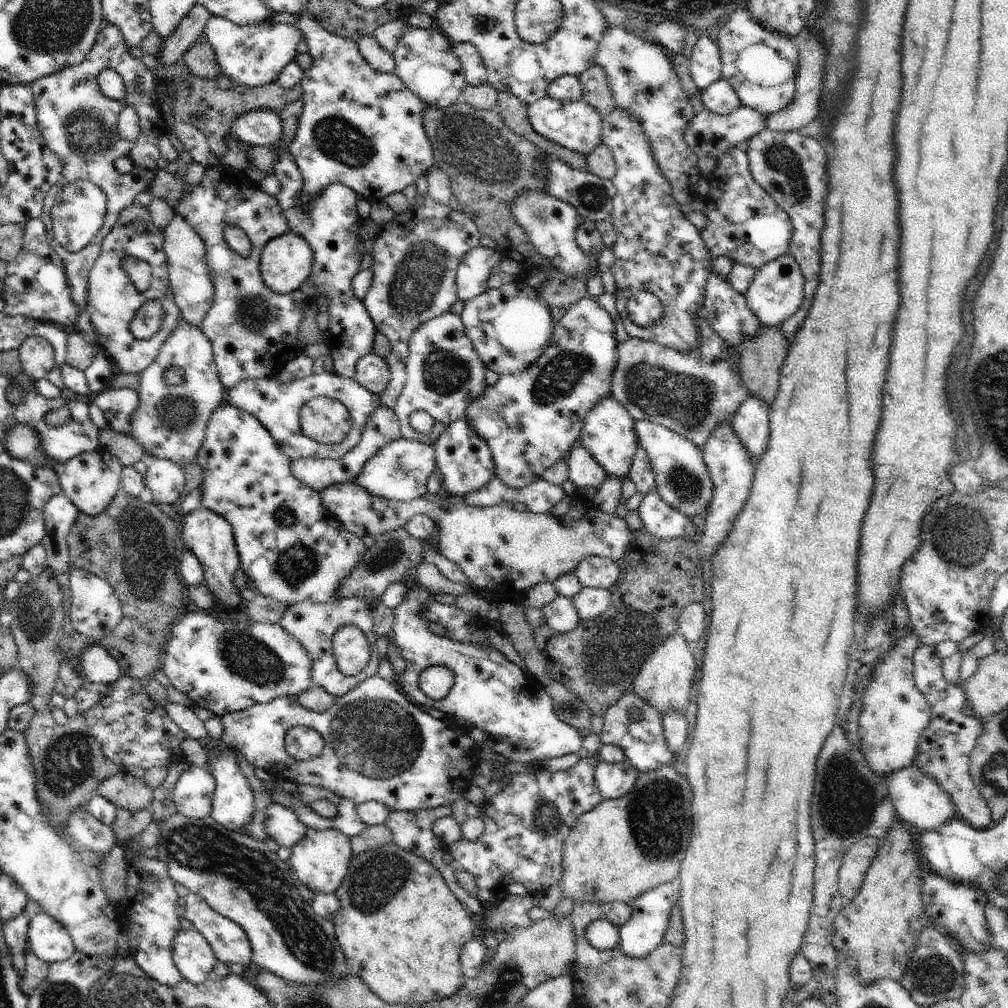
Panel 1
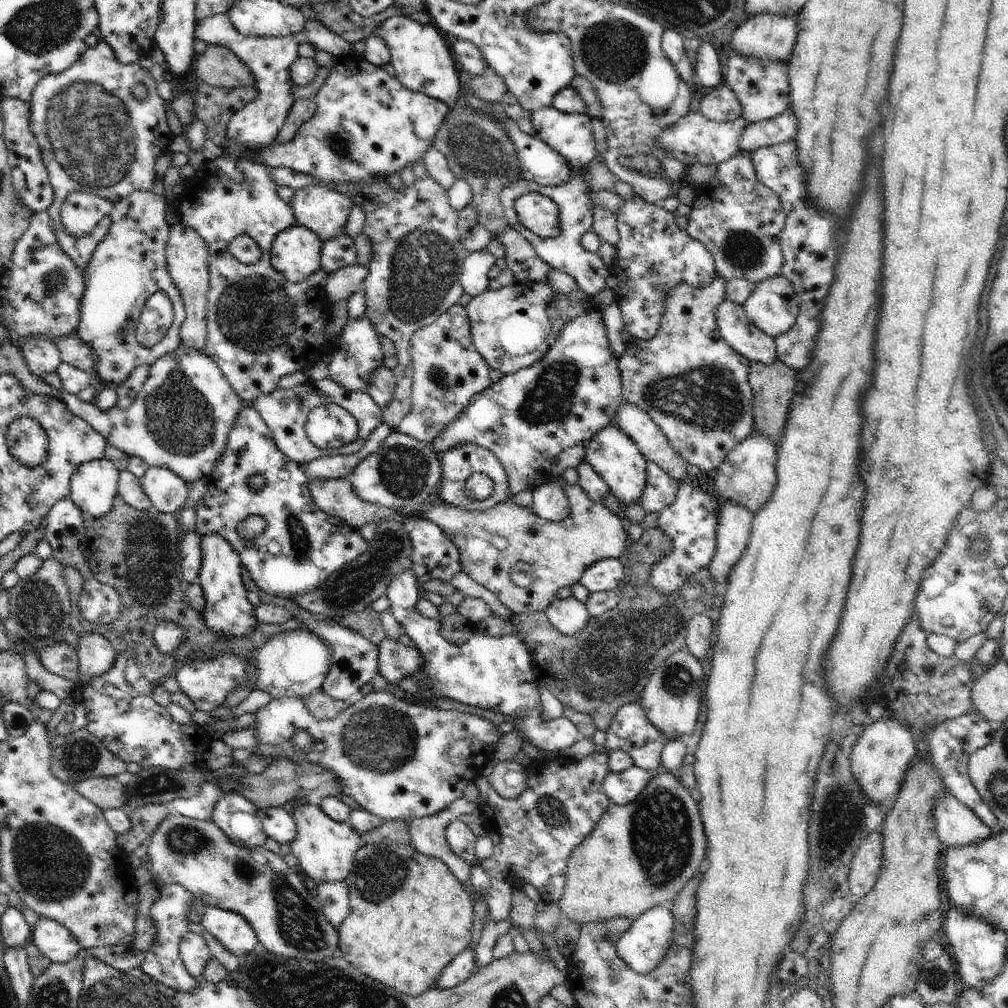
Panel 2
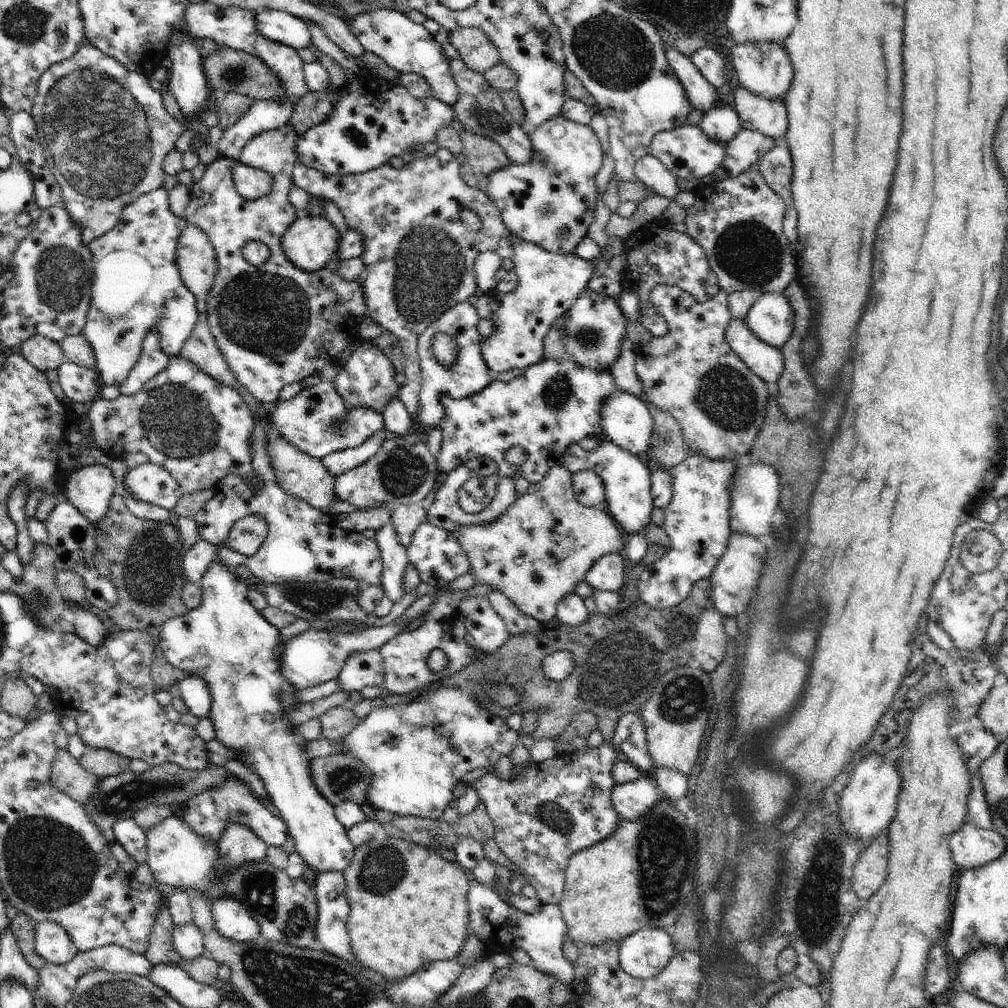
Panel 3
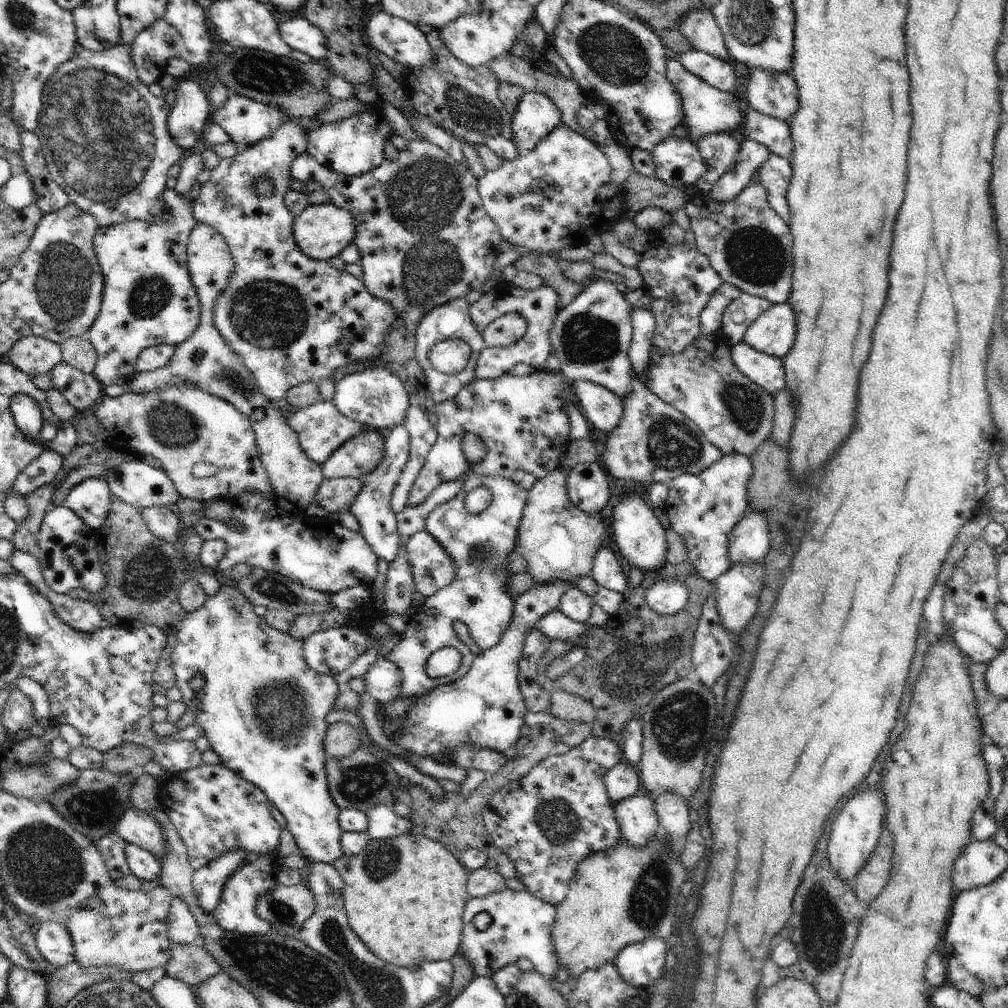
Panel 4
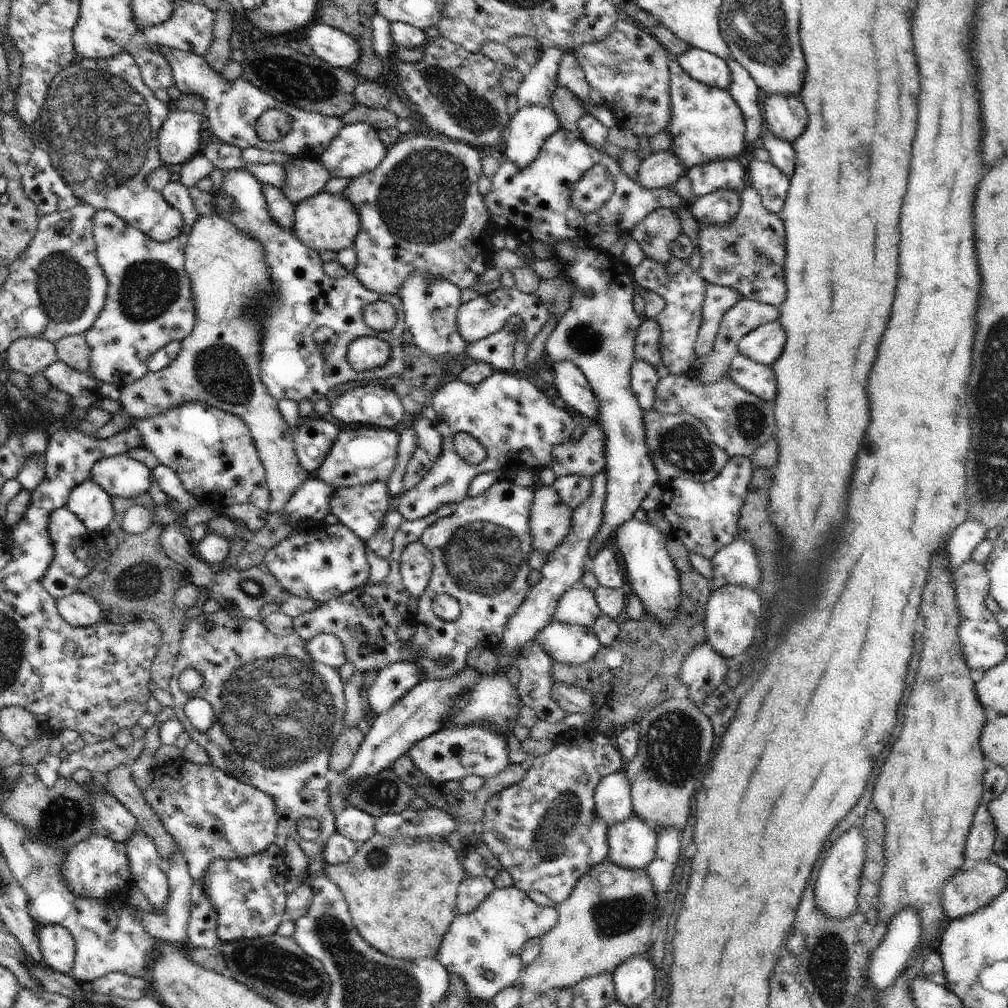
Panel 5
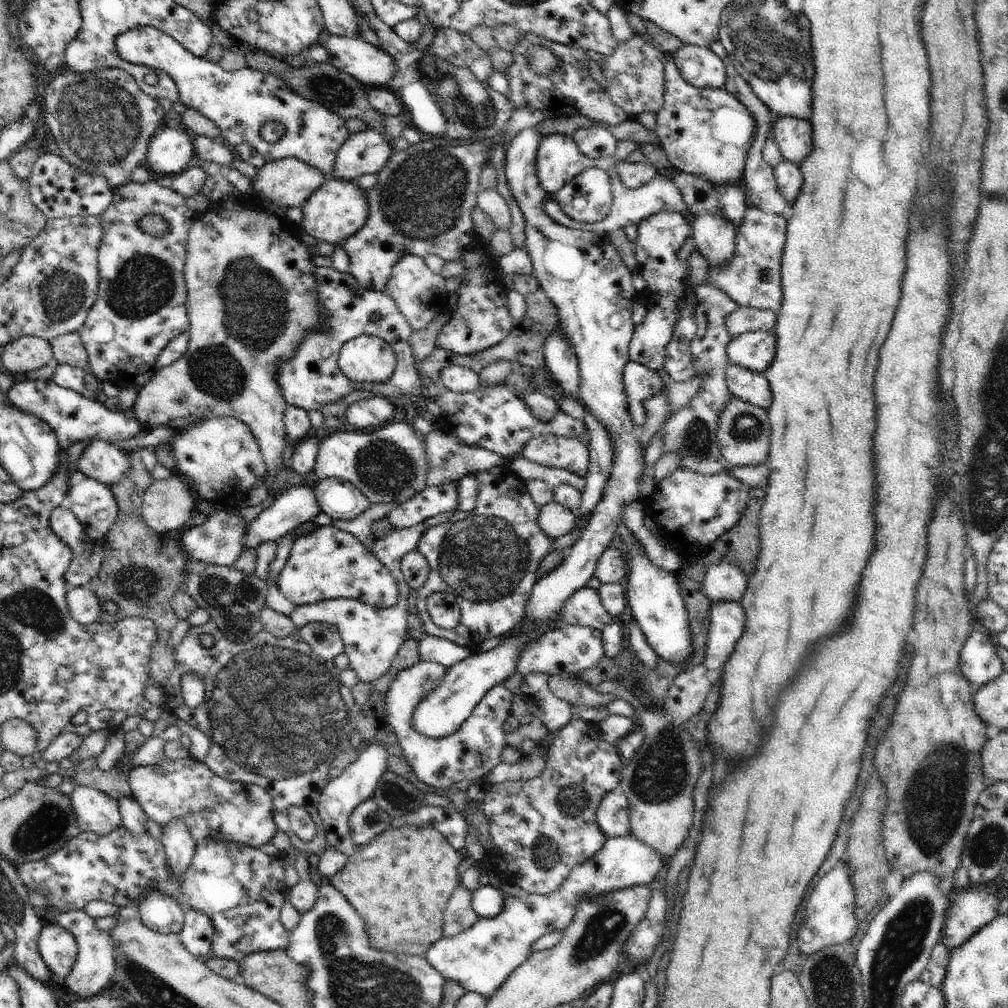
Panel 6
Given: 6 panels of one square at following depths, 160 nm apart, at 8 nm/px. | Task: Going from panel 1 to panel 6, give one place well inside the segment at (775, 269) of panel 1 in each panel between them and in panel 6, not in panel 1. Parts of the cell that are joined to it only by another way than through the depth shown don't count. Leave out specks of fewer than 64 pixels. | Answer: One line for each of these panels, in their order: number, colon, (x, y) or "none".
2: (773, 307)
3: (771, 319)
4: (774, 331)
5: (763, 345)
6: (755, 349)

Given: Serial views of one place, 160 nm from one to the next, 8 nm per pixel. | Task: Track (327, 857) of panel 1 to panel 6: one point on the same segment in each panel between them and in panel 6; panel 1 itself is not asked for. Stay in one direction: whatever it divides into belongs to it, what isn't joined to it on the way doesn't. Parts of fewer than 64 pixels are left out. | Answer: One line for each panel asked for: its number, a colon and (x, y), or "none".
2: (325, 849)
3: (227, 642)
4: (262, 709)
5: (277, 712)
6: (275, 713)

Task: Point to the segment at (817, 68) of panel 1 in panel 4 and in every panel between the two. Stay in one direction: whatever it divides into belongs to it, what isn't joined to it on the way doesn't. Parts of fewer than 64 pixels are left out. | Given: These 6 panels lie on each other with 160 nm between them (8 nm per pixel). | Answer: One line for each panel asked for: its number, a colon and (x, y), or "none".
2: (766, 132)
3: (744, 151)
4: (751, 156)

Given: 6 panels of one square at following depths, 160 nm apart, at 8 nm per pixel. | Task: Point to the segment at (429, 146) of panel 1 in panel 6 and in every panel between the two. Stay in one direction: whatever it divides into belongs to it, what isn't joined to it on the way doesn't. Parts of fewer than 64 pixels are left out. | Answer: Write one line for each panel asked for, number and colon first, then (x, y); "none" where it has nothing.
2: (366, 125)
3: (374, 120)
4: (352, 147)
5: (357, 150)
6: (366, 152)

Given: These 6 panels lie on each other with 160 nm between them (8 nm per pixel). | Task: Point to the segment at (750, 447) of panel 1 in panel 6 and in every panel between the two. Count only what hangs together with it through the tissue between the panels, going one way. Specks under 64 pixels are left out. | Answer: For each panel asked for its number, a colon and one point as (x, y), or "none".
2: (747, 477)
3: (755, 490)
4: (748, 542)
5: (736, 564)
6: (722, 582)

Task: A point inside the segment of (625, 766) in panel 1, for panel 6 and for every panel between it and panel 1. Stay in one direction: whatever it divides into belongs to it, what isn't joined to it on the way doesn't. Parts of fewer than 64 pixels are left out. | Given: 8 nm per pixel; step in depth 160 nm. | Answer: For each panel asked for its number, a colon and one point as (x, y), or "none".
2: (624, 787)
3: (634, 799)
4: (636, 816)
5: (632, 844)
6: (480, 959)

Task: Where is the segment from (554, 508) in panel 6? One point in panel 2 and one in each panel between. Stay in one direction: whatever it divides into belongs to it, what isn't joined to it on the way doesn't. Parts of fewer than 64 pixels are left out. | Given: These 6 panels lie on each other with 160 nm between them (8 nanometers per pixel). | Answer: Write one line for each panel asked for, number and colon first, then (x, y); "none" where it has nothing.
2: (524, 560)
3: (536, 554)
4: (558, 541)
5: (550, 520)

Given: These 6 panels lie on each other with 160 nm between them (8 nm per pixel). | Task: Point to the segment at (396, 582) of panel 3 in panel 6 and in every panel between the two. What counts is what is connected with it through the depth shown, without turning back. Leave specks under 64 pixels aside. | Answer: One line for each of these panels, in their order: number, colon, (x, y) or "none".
4: (378, 524)
5: (362, 508)
6: (340, 500)

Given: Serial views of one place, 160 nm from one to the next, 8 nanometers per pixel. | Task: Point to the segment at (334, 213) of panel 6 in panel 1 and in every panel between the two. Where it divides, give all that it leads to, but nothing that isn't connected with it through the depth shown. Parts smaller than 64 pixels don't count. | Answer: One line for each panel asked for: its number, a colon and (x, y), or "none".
1: (286, 261)
2: (296, 253)
3: (311, 241)
4: (322, 232)
5: (324, 222)

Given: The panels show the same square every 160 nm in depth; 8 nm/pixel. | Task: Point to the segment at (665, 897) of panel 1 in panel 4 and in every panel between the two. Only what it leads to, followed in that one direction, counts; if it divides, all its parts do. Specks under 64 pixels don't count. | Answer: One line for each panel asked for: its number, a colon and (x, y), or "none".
2: (642, 946)
3: (644, 954)
4: (641, 963)

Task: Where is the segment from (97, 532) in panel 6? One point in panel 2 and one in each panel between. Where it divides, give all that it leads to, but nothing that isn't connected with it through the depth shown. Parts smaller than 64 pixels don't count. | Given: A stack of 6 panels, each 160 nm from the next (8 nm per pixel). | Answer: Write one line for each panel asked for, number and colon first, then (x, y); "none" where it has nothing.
2: (94, 485)
3: (89, 489)
4: (90, 500)
5: (88, 502)

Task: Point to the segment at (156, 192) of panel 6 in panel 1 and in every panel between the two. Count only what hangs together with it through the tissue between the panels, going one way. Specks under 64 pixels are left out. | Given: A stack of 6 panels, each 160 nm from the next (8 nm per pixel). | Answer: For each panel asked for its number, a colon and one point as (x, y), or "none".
1: (112, 301)
2: (129, 265)
3: (136, 286)
4: (148, 300)
5: (148, 304)

